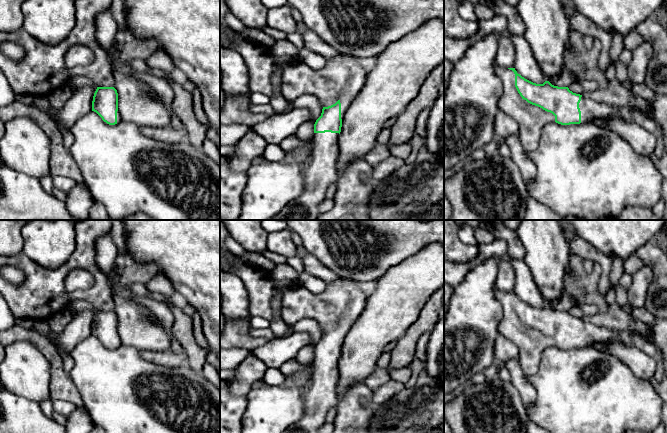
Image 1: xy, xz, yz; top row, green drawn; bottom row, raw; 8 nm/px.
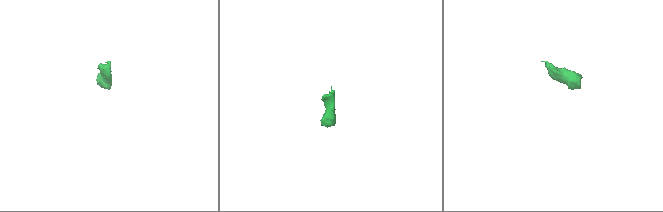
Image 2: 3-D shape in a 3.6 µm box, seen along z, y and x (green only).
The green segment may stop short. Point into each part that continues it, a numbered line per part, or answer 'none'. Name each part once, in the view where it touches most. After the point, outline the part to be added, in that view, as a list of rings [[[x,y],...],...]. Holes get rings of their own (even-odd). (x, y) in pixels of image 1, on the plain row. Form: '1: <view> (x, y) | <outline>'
1: yz (591, 334) | [[[583,320],[581,321],[579,332],[581,335],[581,347],[592,347],[596,343],[610,344],[614,341],[627,345],[632,344],[631,336],[624,331],[598,327]]]
2: yz (531, 343) | [[[494,290],[503,309],[503,318],[498,331],[506,339],[512,341],[519,349],[518,360],[526,377],[539,370],[543,351],[555,346],[555,340],[524,324],[515,311],[515,298],[508,292]]]

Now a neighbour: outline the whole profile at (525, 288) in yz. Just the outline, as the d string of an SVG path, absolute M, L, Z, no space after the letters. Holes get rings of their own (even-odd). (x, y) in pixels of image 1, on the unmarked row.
M508 256L506 259L513 266L516 275L514 292L517 297L533 307L543 308L546 304L526 263L523 260L514 260Z

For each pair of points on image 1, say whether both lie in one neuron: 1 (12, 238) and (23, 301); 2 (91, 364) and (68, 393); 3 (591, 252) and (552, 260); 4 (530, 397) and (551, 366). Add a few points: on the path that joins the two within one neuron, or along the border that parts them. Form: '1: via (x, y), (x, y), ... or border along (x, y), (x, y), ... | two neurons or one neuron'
1: border along (21, 251), (10, 256) | two neurons
2: border along (69, 374), (83, 406) | two neurons
3: border along (568, 244), (570, 252) | two neurons
4: border along (525, 377), (535, 392), (535, 402), (529, 407) | two neurons

